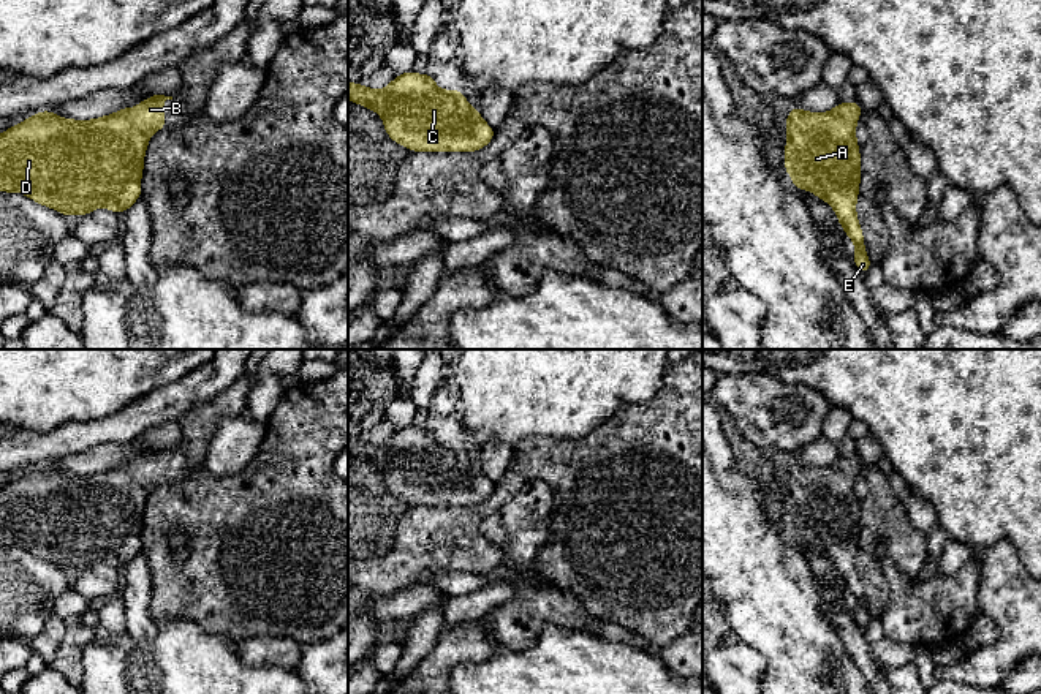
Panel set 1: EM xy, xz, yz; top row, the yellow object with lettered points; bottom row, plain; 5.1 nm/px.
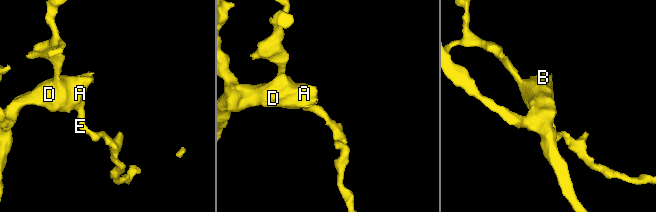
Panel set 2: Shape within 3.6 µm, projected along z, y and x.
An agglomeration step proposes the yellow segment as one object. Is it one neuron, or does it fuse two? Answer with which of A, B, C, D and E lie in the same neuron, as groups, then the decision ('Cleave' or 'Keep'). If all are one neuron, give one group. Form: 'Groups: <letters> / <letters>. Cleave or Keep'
Groups: A B C D E. Keep

